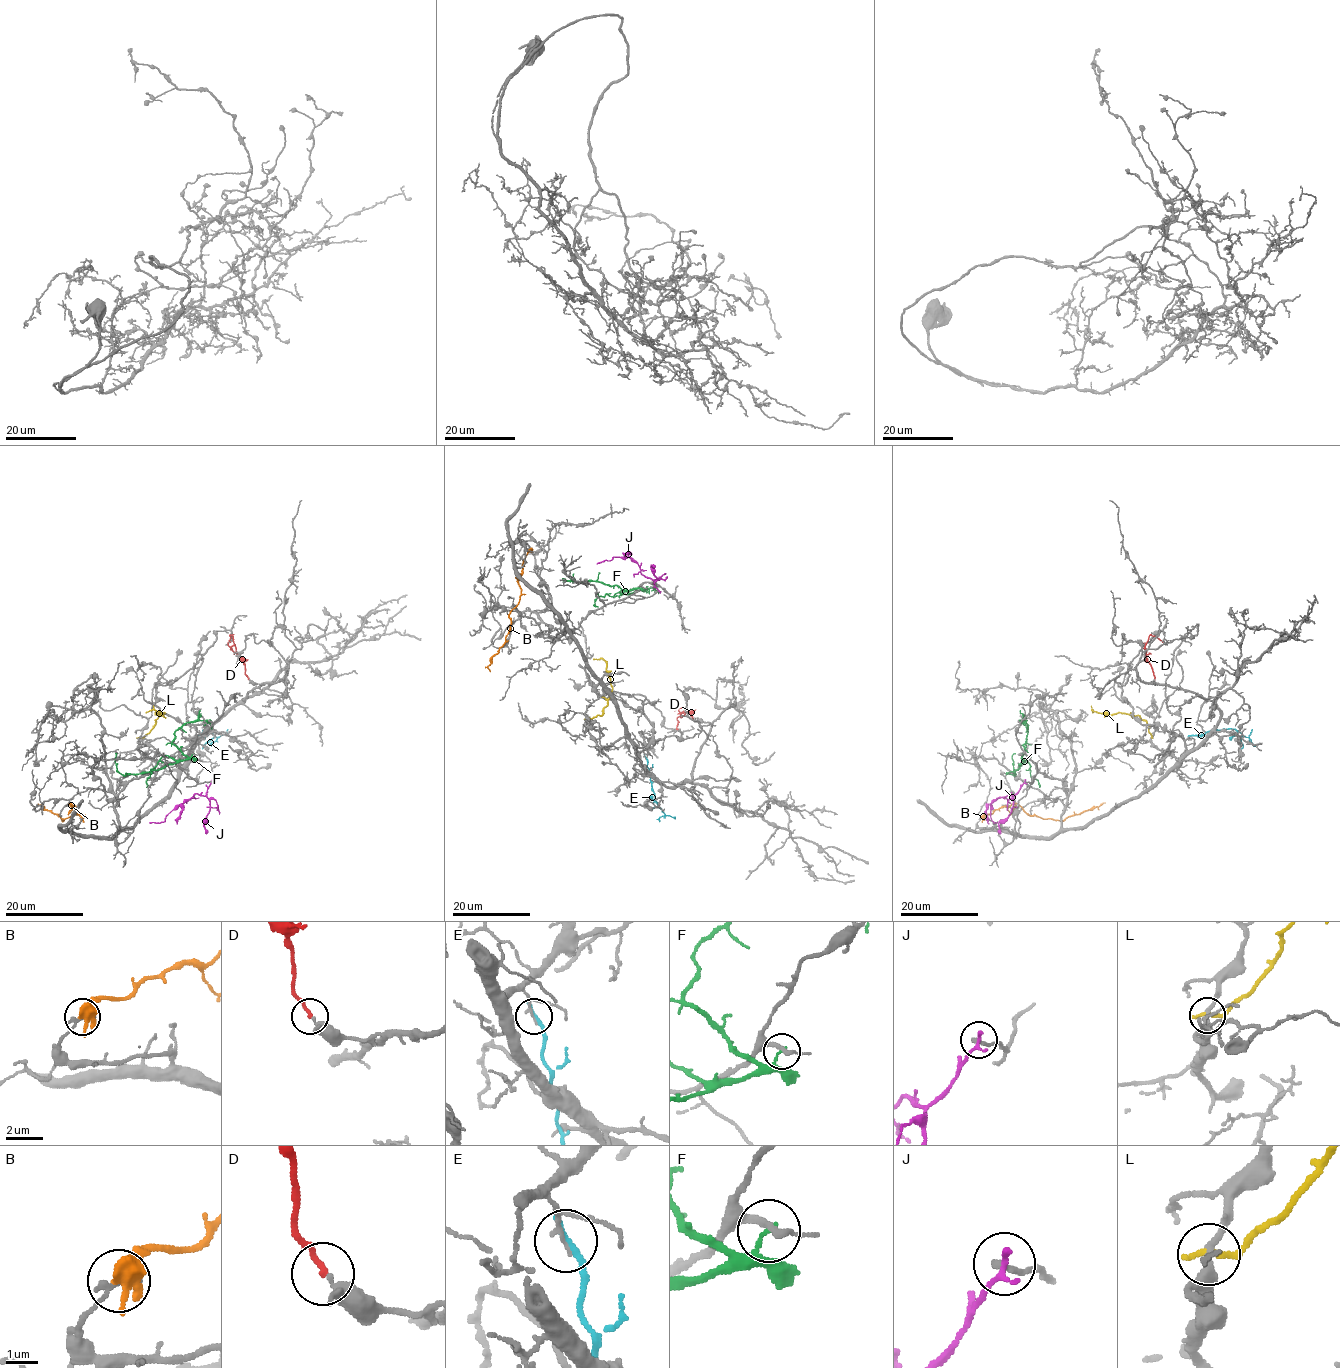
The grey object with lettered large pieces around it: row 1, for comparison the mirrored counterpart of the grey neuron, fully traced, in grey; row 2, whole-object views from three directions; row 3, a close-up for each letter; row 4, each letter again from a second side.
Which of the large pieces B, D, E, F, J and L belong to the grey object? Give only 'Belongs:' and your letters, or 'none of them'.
Belongs: none of them

